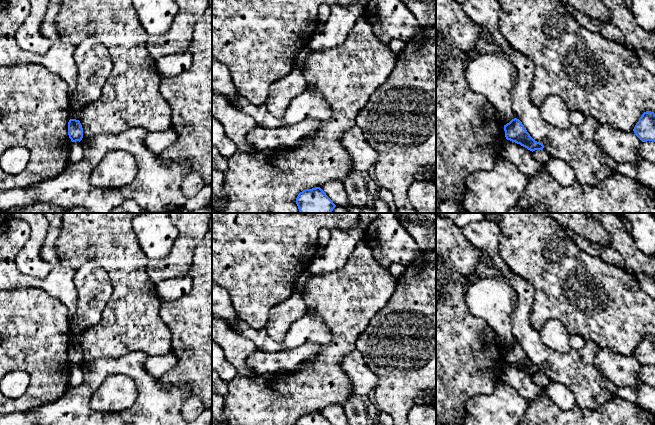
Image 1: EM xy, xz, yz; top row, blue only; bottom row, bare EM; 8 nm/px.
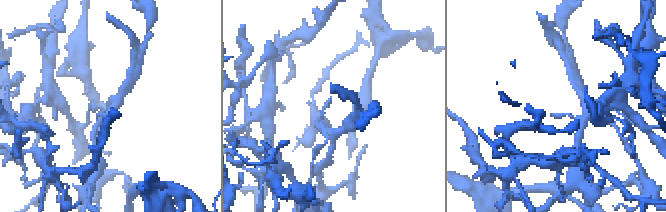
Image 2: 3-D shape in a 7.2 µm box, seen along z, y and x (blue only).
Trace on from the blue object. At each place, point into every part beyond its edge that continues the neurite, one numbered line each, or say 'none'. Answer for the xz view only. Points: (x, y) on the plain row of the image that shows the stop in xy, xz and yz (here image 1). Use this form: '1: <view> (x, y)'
none

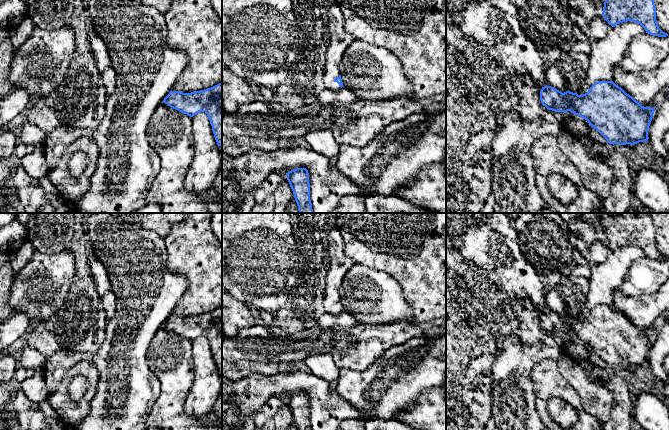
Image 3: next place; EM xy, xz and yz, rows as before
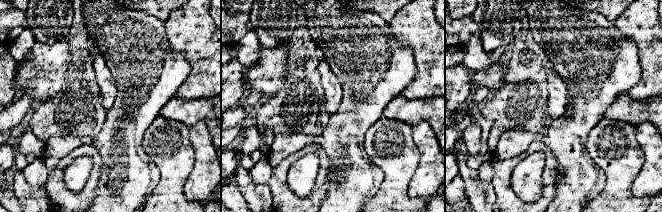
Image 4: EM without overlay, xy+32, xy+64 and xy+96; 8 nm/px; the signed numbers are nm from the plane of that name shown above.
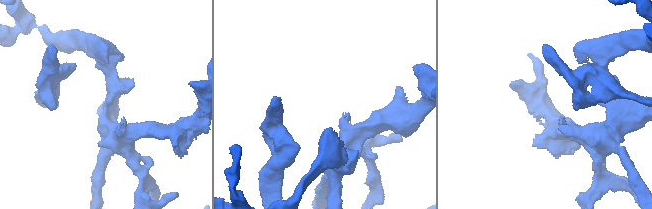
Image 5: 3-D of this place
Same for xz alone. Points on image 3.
1: xz (332, 295)

